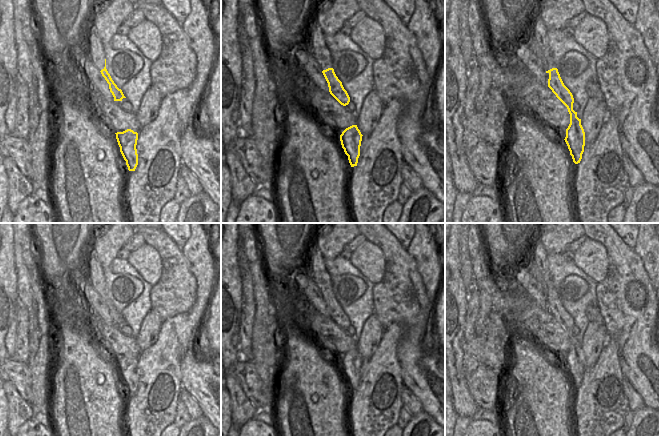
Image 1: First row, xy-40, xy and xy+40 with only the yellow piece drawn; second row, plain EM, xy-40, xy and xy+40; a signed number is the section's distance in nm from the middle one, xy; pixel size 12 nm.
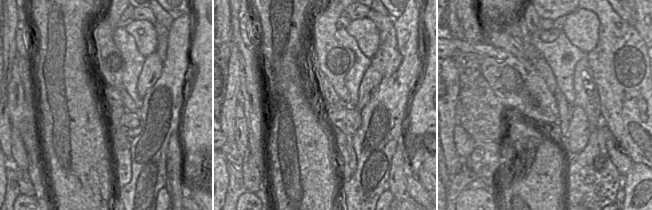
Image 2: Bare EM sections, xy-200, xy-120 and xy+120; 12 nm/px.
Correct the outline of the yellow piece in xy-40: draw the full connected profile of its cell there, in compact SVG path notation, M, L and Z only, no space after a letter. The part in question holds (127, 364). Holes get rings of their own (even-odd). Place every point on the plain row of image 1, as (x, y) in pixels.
M127 353L123 356L117 356L115 358L120 371L120 376L126 385L128 394L135 395L138 389L138 378L136 373L138 357L131 353Z

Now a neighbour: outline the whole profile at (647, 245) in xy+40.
M637 223L634 252L641 258L654 290L659 288L659 223Z

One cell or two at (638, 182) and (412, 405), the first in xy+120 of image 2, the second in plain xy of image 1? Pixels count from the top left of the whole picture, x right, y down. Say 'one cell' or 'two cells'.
two cells

